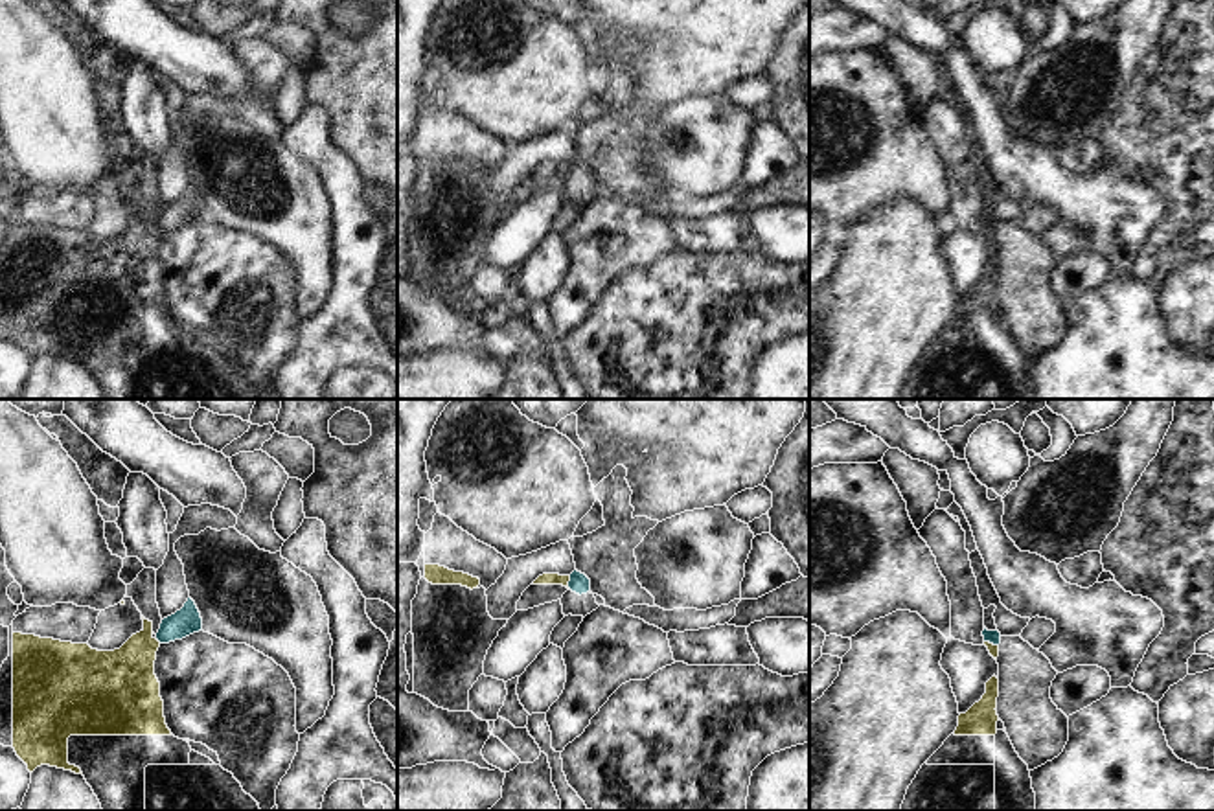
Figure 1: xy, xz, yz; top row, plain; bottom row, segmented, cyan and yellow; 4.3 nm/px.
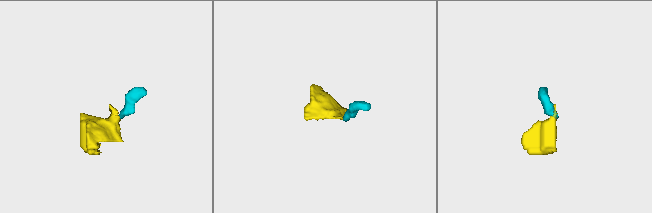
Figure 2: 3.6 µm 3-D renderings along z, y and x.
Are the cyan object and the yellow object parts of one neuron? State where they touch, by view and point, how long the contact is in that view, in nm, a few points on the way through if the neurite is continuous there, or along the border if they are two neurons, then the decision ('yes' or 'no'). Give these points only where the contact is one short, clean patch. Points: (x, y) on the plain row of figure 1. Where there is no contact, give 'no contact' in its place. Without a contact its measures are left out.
meets cyan in xz at (569, 170); contact 60 nm long; border along xz (571, 164), (567, 175); no

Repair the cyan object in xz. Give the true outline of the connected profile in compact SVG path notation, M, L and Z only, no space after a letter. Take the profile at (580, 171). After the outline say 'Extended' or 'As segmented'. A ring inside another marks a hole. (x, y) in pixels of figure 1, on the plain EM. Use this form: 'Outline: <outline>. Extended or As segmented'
Outline: M574 158L570 162L568 178L561 186L563 202L568 204L587 204L596 199L600 193L596 191L594 182L590 178L590 167Z. Extended

